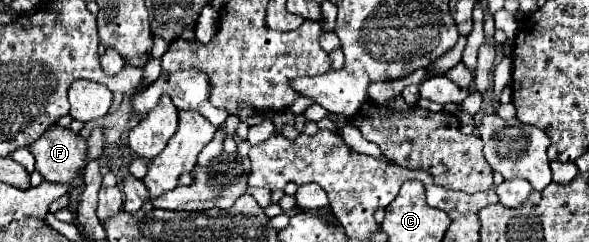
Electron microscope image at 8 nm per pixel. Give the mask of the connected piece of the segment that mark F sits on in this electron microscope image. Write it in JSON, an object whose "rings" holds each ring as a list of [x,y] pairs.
{"rings":[[[54,124],[38,142],[30,144],[30,152],[34,154],[36,170],[44,180],[70,184],[84,166],[86,142],[70,128]]]}

